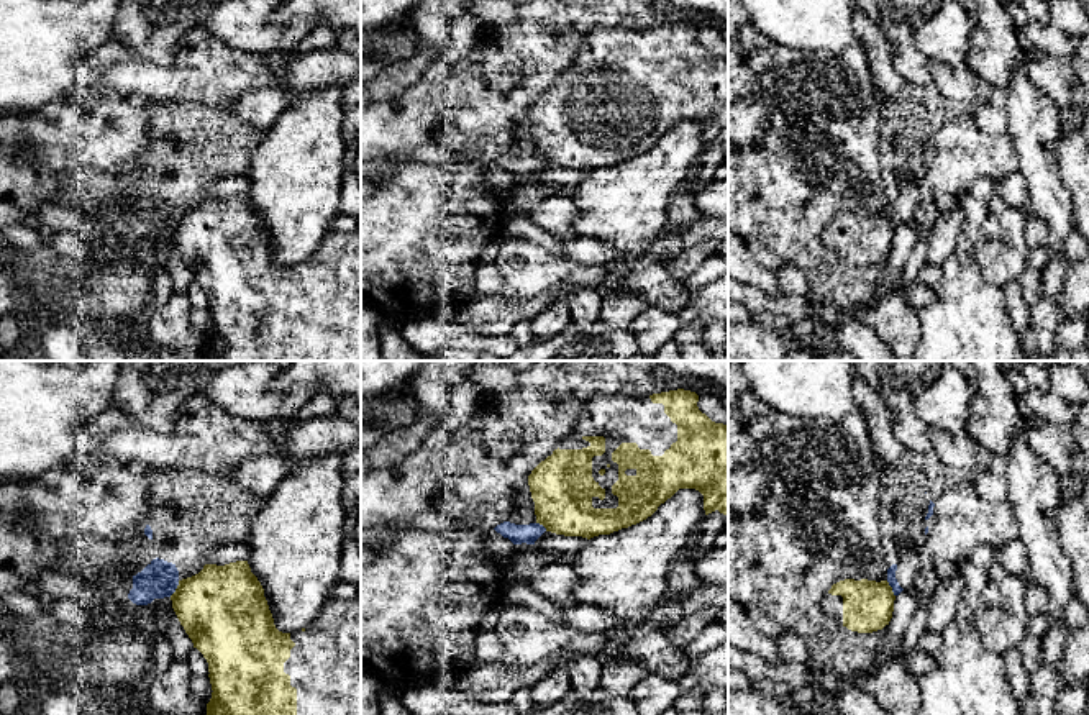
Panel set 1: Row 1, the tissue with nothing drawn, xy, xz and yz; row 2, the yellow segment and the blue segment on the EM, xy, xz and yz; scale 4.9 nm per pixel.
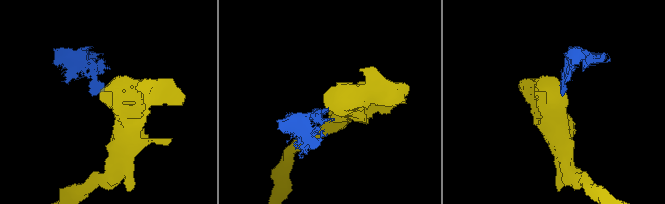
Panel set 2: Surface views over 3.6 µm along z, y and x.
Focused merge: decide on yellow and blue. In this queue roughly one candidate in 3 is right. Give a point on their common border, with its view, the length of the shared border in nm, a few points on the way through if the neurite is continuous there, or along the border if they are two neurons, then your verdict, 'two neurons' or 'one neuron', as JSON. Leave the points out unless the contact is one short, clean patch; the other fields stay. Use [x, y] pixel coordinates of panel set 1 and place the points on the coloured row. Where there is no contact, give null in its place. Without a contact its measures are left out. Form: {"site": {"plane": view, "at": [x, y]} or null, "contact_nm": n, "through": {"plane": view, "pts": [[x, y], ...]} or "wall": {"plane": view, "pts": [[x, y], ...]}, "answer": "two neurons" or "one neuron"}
{"site": {"plane": "xy", "at": [176, 589]}, "contact_nm": 90, "wall": {"plane": "xy", "pts": [[179, 581], [169, 596]]}, "answer": "two neurons"}

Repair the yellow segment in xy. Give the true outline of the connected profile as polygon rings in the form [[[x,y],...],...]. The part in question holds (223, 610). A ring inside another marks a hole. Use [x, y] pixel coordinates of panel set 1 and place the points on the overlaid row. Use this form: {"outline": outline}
{"outline": [[[248,561],[205,564],[198,574],[179,581],[171,600],[194,648],[208,663],[213,692],[207,715],[361,715],[361,592],[348,600],[335,597],[307,628],[292,633],[276,628]]]}

